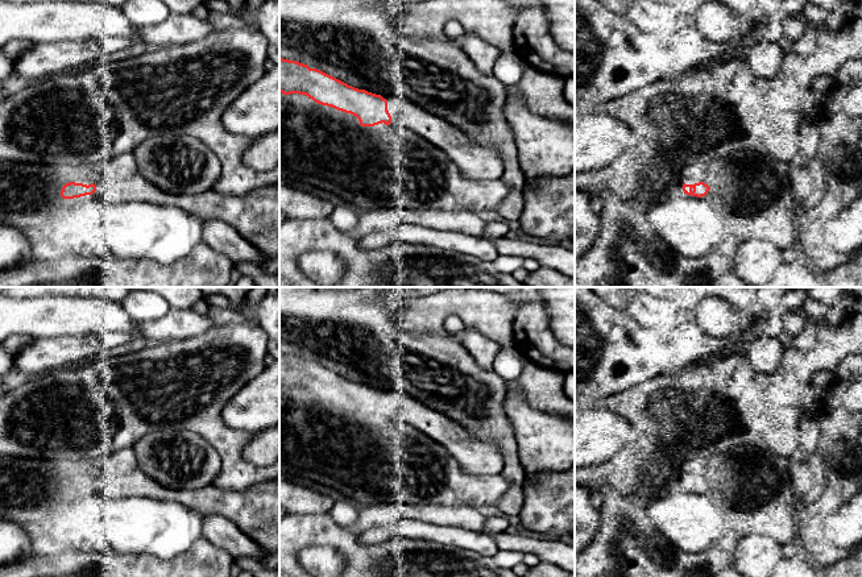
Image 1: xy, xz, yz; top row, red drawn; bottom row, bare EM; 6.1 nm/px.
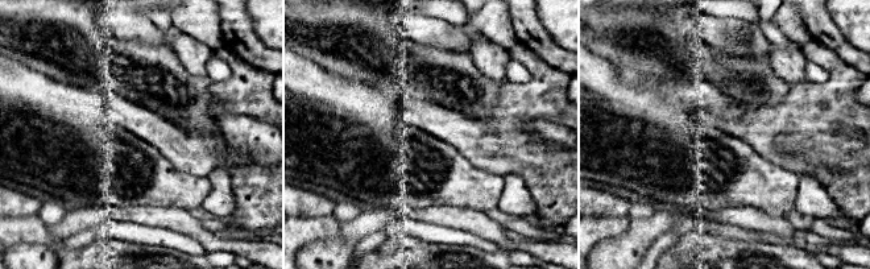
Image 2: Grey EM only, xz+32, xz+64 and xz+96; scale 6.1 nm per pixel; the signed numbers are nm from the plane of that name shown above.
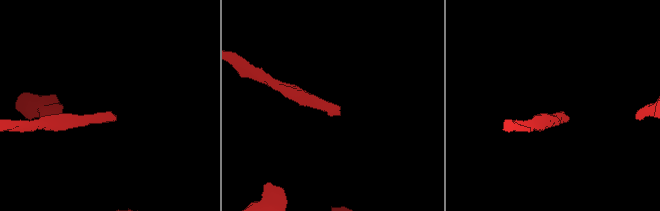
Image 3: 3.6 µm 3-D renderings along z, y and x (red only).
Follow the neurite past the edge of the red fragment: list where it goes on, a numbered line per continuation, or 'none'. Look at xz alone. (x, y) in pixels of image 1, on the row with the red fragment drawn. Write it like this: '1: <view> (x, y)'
1: xz (411, 117)

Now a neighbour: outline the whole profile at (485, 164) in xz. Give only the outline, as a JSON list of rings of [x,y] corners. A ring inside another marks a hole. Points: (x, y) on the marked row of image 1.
[[[474,145],[474,153],[457,150],[459,171],[465,179],[501,179],[505,173],[502,159],[490,148]]]

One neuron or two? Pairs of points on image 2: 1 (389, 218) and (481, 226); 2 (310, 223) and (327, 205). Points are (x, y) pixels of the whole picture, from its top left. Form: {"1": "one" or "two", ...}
{"1": "one", "2": "two"}

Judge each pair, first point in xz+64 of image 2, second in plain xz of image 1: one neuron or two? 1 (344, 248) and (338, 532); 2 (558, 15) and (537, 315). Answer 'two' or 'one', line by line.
1: two
2: two

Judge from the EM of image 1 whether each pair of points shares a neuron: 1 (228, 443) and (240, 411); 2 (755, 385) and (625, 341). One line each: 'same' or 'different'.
1: different
2: different

